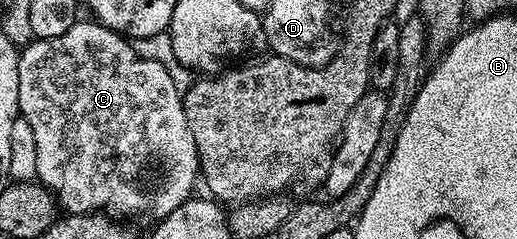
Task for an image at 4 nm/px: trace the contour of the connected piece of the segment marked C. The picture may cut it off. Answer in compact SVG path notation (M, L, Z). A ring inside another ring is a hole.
M76 19L65 34L57 34L57 38L48 40L33 39L19 54L19 77L17 78L17 98L19 114L27 119L29 127L37 141L37 180L47 188L64 213L72 216L99 214L106 210L112 217L148 216L151 222L158 222L177 206L192 199L195 180L200 179L199 155L193 142L193 134L189 130L189 122L185 118L181 89L173 86L173 78L169 78L169 70L161 66L161 62L153 62L149 58L141 58L134 50L132 41L118 32L109 30L104 24L94 19Z

